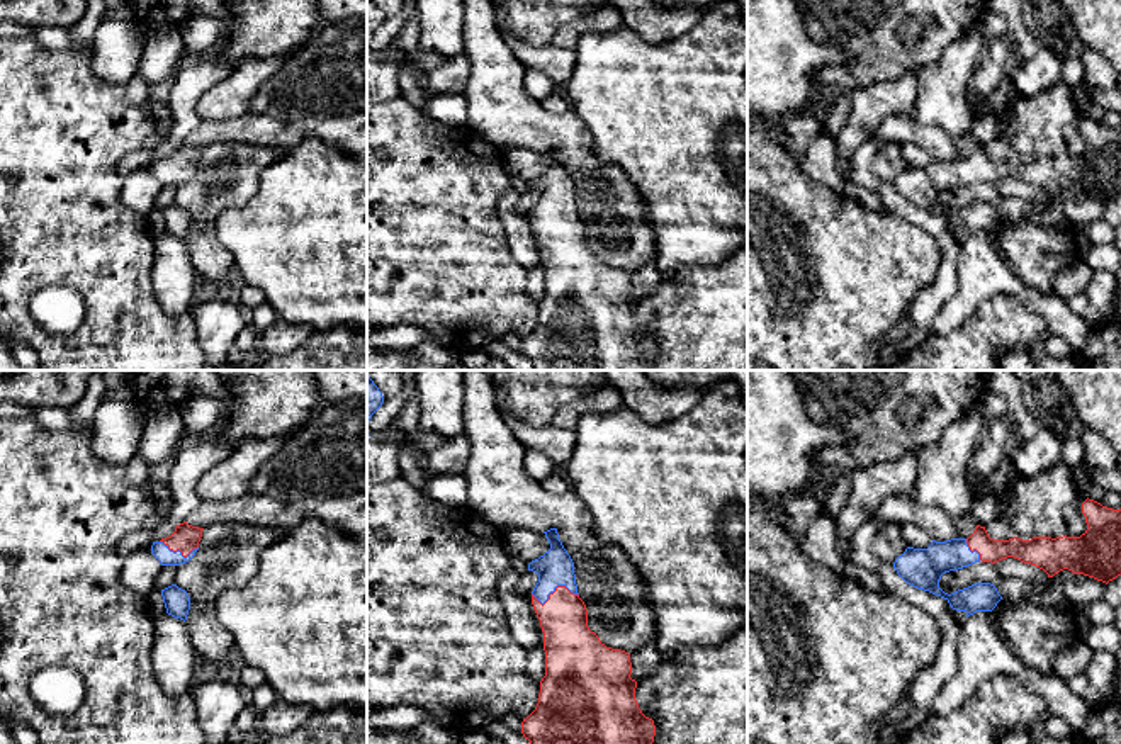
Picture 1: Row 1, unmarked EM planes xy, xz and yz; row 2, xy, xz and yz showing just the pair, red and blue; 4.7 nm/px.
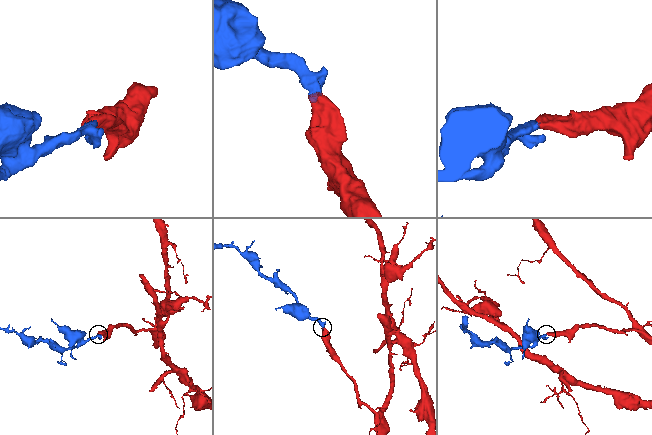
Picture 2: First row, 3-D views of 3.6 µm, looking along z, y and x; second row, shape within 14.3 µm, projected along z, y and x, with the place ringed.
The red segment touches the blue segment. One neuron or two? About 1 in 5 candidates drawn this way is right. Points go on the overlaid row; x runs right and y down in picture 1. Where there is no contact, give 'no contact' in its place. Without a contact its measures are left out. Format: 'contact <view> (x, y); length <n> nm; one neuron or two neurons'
contact xz (556, 590); length 220 nm; one neuron

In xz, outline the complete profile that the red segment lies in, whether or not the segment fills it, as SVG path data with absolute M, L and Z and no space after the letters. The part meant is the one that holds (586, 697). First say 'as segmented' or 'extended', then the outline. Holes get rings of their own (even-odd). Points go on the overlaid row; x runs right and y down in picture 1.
extended | M557 528L544 533L550 549L532 561L528 571L538 574L532 605L544 632L545 676L540 681L535 710L521 722L523 737L530 744L652 744L656 725L635 700L637 681L630 678L630 654L606 647L589 630L574 562L559 540Z

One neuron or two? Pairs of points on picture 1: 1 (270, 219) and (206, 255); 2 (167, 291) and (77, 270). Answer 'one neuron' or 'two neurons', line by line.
1: two neurons
2: two neurons

